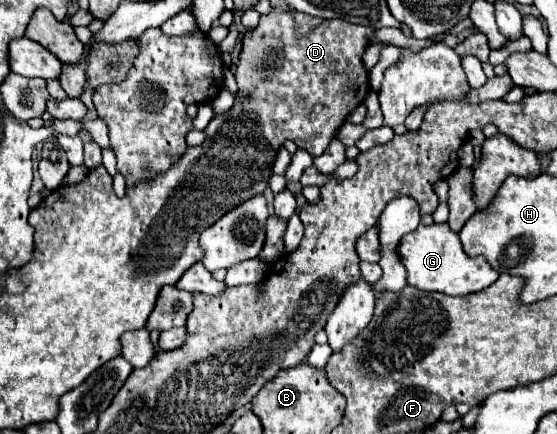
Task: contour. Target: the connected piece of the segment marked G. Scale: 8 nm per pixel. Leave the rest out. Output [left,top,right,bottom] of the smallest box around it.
[399,223,499,295]

